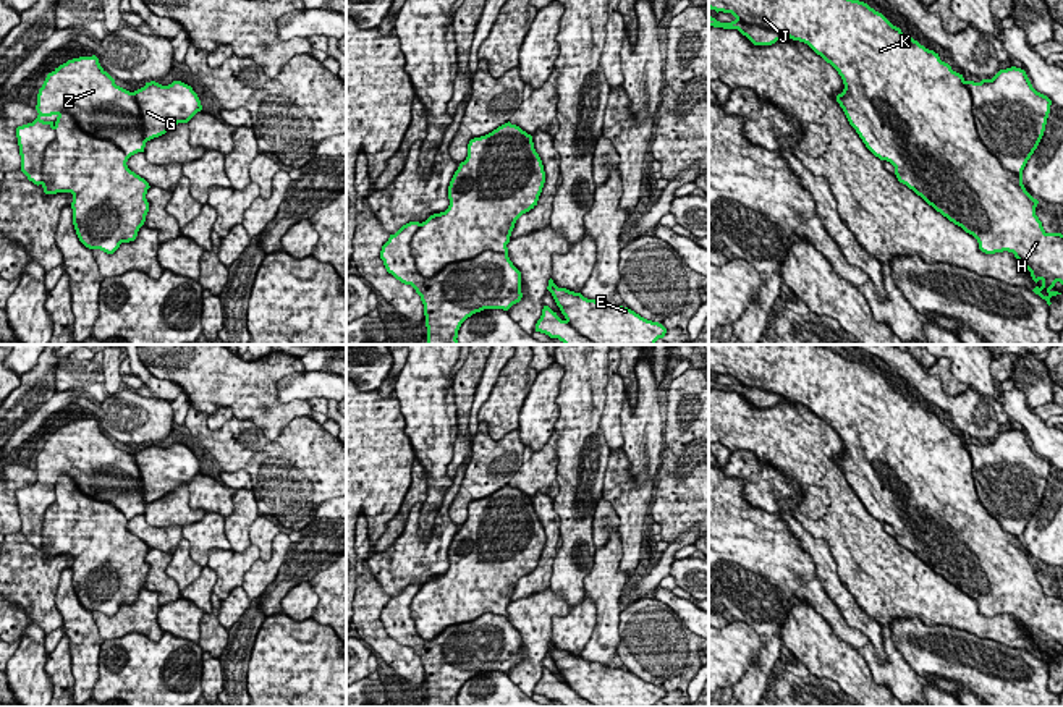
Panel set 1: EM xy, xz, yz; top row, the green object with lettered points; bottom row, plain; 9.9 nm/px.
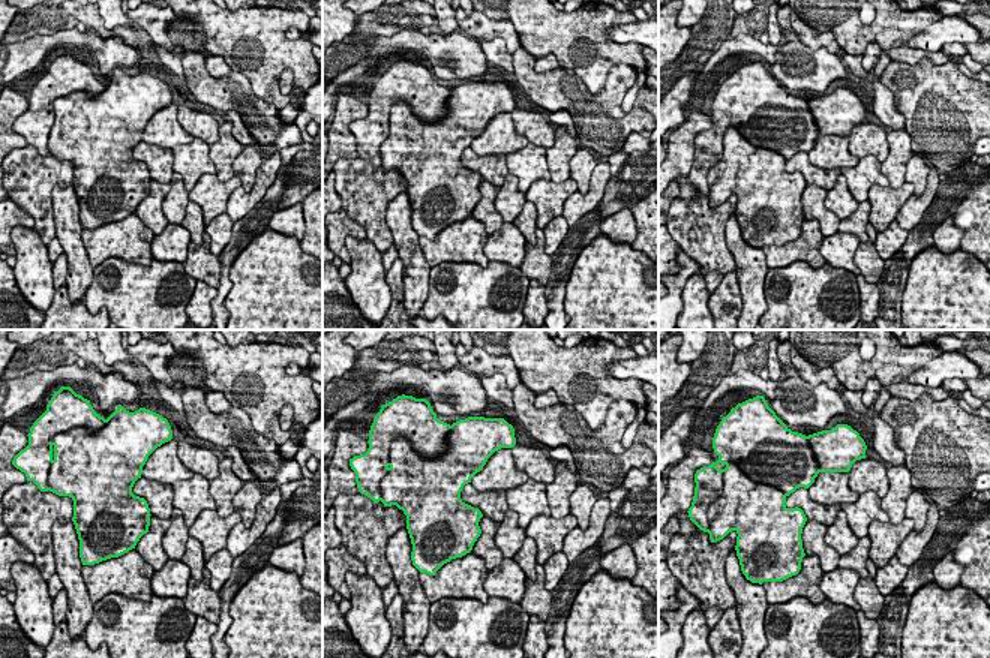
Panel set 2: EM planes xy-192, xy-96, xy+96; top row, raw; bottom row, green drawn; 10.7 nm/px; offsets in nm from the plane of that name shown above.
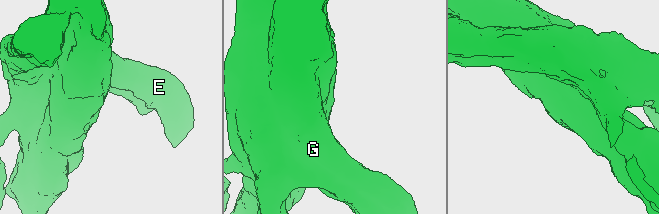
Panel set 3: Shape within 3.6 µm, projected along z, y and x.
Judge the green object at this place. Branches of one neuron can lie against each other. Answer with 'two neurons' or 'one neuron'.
two neurons

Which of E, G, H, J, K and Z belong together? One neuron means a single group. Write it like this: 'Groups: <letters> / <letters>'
Groups: E G H J K / Z

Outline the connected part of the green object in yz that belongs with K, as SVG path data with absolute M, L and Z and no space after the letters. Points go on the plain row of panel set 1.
M709 345L709 370L723 375L731 375L736 382L744 383L751 388L759 388L764 392L772 392L785 400L807 406L817 417L820 417L827 425L830 425L843 442L845 451L836 458L836 464L843 471L849 487L856 492L866 510L880 523L887 523L895 529L895 537L900 545L906 547L917 558L921 558L929 568L947 579L955 587L961 589L966 595L972 597L979 612L985 616L995 615L1013 615L1014 620L1023 626L1024 631L1031 634L1032 642L1042 644L1042 649L1035 649L1032 654L1047 663L1050 668L1050 660L1061 657L1053 654L1057 644L1063 647L1063 597L1047 595L1042 584L1035 578L1035 569L1039 566L1024 550L1023 540L1014 534L1003 531L1000 523L982 506L977 497L976 484L972 479L972 459L966 450L963 437L951 432L951 429L940 422L938 416L925 411L917 403L904 398L900 390L893 388L882 375L870 370L867 366L848 361L840 354L820 346L820 345Z

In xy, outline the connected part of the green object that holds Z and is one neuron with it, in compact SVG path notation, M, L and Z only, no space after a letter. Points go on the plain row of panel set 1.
M99 421L68 422L47 437L37 456L37 481L16 490L21 534L34 547L42 545L42 523L55 502L53 484L44 479L70 476L79 490L95 500L108 502L129 521L144 514L142 481L133 455L115 447Z

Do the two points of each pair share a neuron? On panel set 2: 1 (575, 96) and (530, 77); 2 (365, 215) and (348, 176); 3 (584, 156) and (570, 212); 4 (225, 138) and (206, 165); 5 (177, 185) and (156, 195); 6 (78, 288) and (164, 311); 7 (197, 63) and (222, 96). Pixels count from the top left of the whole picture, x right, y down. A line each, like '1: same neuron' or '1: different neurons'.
1: same neuron
2: same neuron
3: different neurons
4: different neurons
5: different neurons
6: different neurons
7: same neuron

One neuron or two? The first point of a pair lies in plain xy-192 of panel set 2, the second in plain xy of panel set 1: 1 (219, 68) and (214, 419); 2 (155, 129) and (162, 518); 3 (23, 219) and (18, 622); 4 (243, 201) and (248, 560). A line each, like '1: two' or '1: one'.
1: one
2: one
3: one
4: two

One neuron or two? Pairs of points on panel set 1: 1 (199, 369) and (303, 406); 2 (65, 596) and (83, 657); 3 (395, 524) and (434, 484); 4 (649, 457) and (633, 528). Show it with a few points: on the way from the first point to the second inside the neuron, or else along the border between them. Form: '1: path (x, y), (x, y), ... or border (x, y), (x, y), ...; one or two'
1: path (225, 381), (243, 385), (261, 403), (277, 408); one
2: path (71, 610), (83, 631), (83, 643); one
3: border (415, 457), (426, 478), (426, 500), (421, 505); two
4: border (623, 448), (630, 473), (654, 484); two

